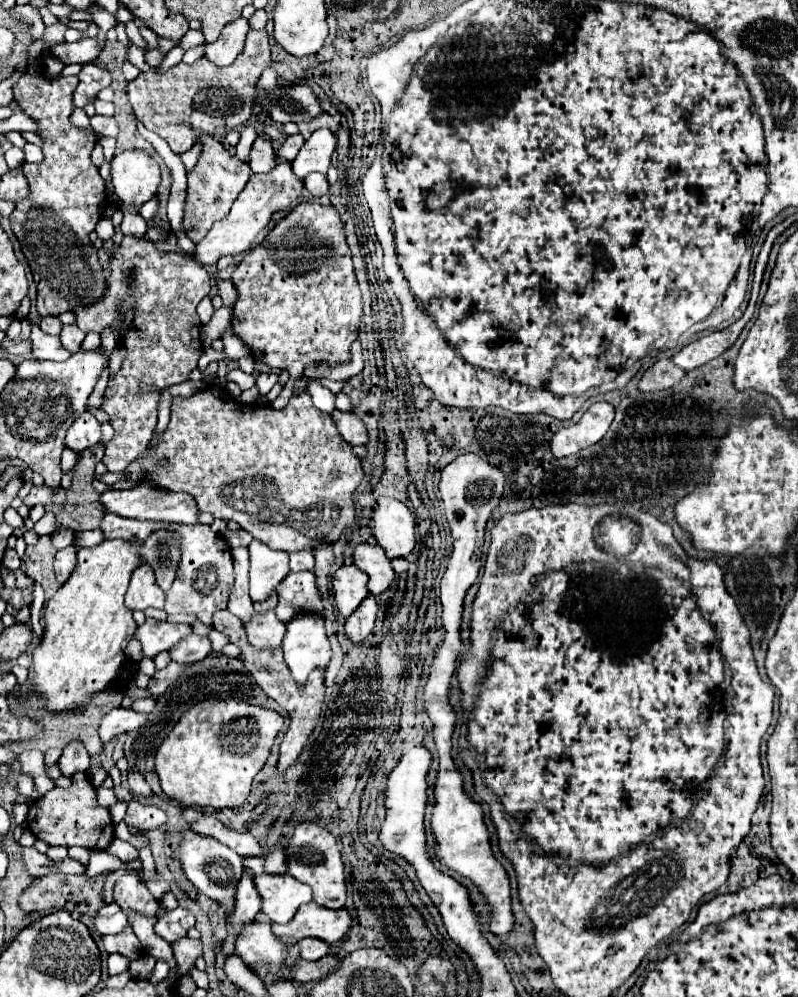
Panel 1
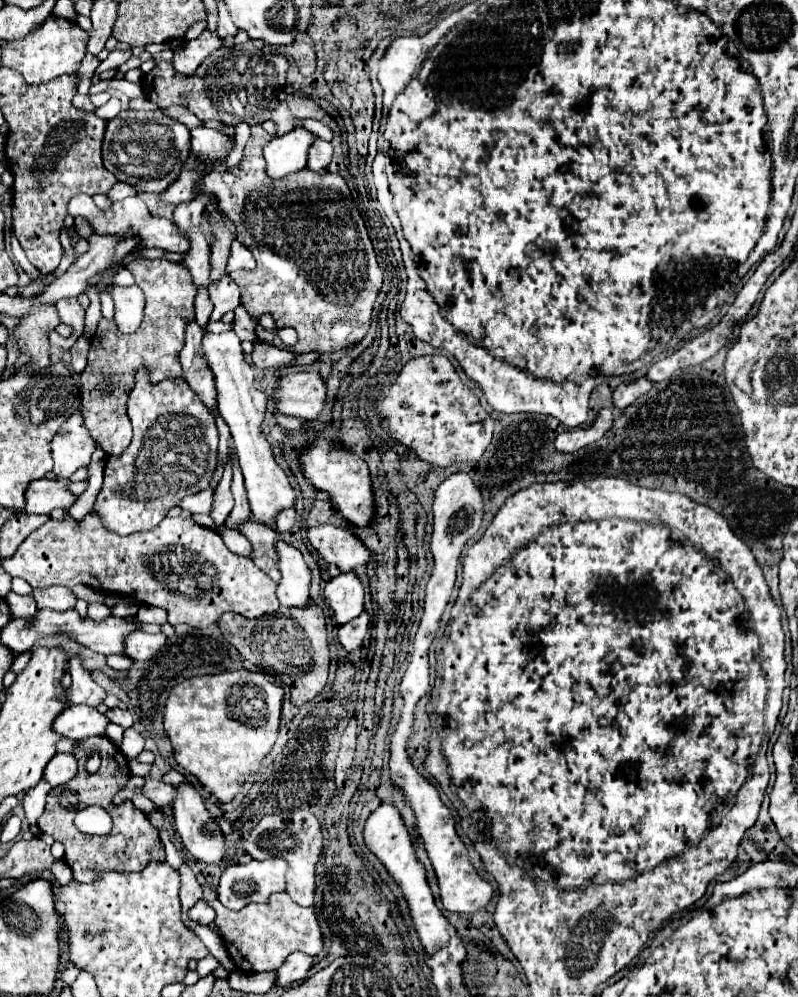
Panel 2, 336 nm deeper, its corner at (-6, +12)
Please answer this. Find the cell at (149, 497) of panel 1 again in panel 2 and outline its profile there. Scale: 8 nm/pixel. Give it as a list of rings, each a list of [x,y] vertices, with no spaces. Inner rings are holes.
[[[35,479],[25,489],[25,511],[29,514],[49,515],[55,507],[67,509],[77,501],[67,485],[55,479]]]

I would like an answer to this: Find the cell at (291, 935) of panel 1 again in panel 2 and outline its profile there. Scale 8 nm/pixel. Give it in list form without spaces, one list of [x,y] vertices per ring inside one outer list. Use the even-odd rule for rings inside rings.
[[[273,893],[267,903],[249,903],[241,911],[231,911],[231,909],[223,907],[219,901],[213,901],[211,907],[217,913],[213,923],[219,929],[219,935],[225,943],[235,967],[241,969],[241,971],[277,971],[283,965],[283,961],[295,951],[301,951],[301,953],[307,953],[307,955],[315,957],[323,949],[323,937],[321,937],[321,931],[319,931],[319,921],[317,921],[315,909],[295,905],[287,897],[287,893]]]

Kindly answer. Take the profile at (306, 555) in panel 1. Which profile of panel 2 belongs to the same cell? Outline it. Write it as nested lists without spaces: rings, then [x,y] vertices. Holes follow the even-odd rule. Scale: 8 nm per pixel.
[[[293,507],[281,509],[279,515],[277,515],[277,531],[279,531],[279,533],[291,531],[291,529],[293,529],[293,523],[295,523],[295,509],[293,509]]]

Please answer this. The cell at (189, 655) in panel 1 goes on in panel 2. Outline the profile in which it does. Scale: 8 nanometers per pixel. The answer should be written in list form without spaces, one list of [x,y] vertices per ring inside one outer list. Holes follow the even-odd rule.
[[[133,631],[133,635],[125,637],[125,657],[139,661],[139,659],[151,659],[163,645],[165,637],[163,633],[143,633],[143,631]]]

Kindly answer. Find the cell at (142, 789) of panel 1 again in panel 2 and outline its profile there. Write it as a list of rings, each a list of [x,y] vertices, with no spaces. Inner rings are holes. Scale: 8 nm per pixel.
[[[131,727],[131,729],[125,729],[123,743],[121,743],[121,751],[123,751],[123,755],[125,755],[129,761],[135,759],[135,757],[143,751],[143,735],[137,733],[133,727]]]

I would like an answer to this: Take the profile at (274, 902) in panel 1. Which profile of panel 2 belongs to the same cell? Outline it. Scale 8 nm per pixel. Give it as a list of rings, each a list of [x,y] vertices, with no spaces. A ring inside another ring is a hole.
[[[279,857],[267,859],[267,861],[249,861],[245,865],[227,865],[225,871],[221,873],[219,887],[217,887],[219,901],[233,911],[239,911],[247,903],[267,901],[271,893],[285,891],[285,869],[287,869],[287,861]]]

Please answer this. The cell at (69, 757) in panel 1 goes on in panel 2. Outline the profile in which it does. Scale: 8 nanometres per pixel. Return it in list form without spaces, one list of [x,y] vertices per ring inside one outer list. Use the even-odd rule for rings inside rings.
[[[57,753],[45,767],[43,771],[43,779],[57,787],[57,785],[65,785],[67,781],[71,781],[77,773],[77,761],[75,757],[71,757],[71,753]]]

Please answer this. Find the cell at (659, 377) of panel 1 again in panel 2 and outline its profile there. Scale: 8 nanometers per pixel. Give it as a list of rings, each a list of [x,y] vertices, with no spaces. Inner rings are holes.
[[[645,377],[641,379],[635,379],[631,383],[621,383],[615,391],[613,391],[613,405],[617,409],[625,409],[629,407],[633,401],[637,401],[641,395],[645,395],[649,389],[651,389],[651,381],[647,381]]]

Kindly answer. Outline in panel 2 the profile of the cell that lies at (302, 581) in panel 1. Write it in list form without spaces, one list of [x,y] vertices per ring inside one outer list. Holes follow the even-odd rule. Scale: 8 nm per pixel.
[[[243,521],[237,531],[241,535],[247,537],[247,541],[251,543],[251,557],[257,563],[257,567],[261,571],[265,571],[273,581],[279,581],[279,569],[277,569],[277,557],[273,559],[273,543],[277,533],[261,523],[253,523],[253,521]]]

